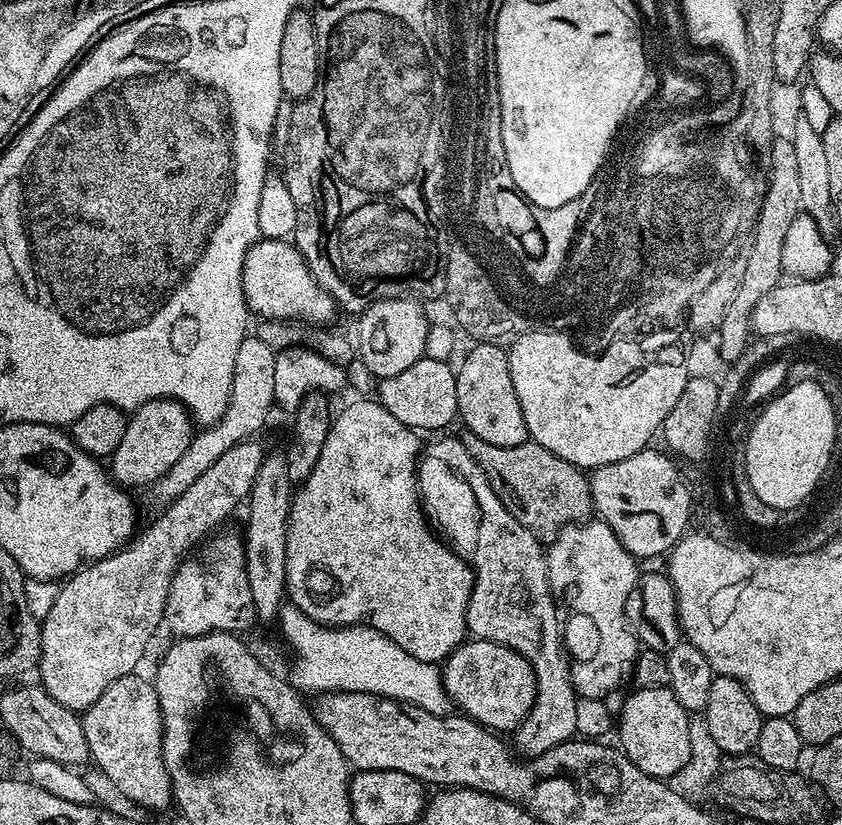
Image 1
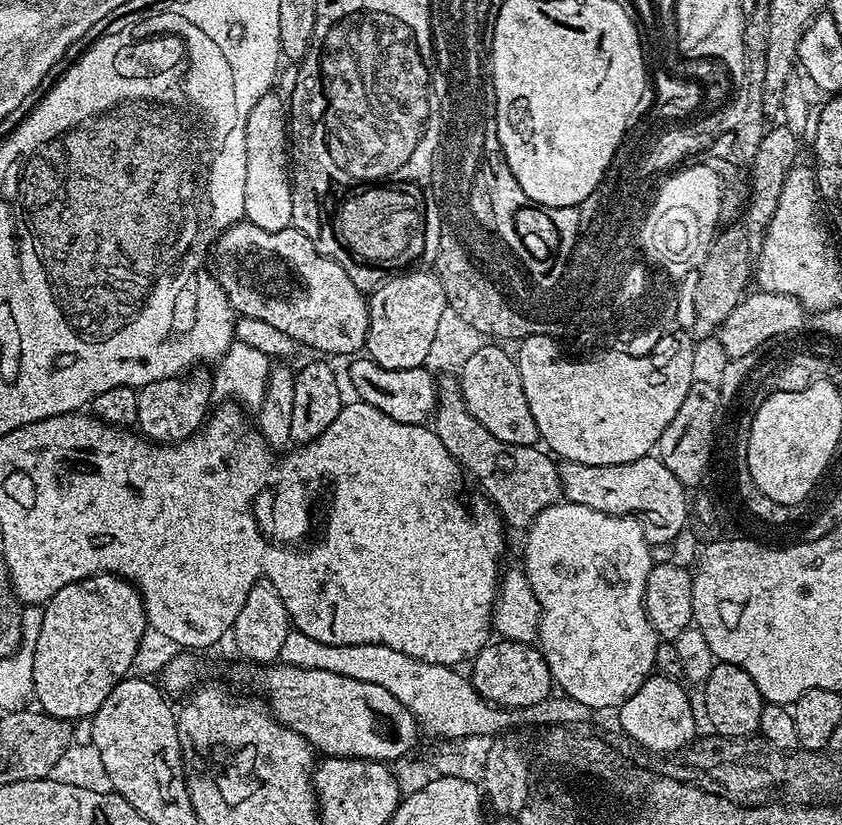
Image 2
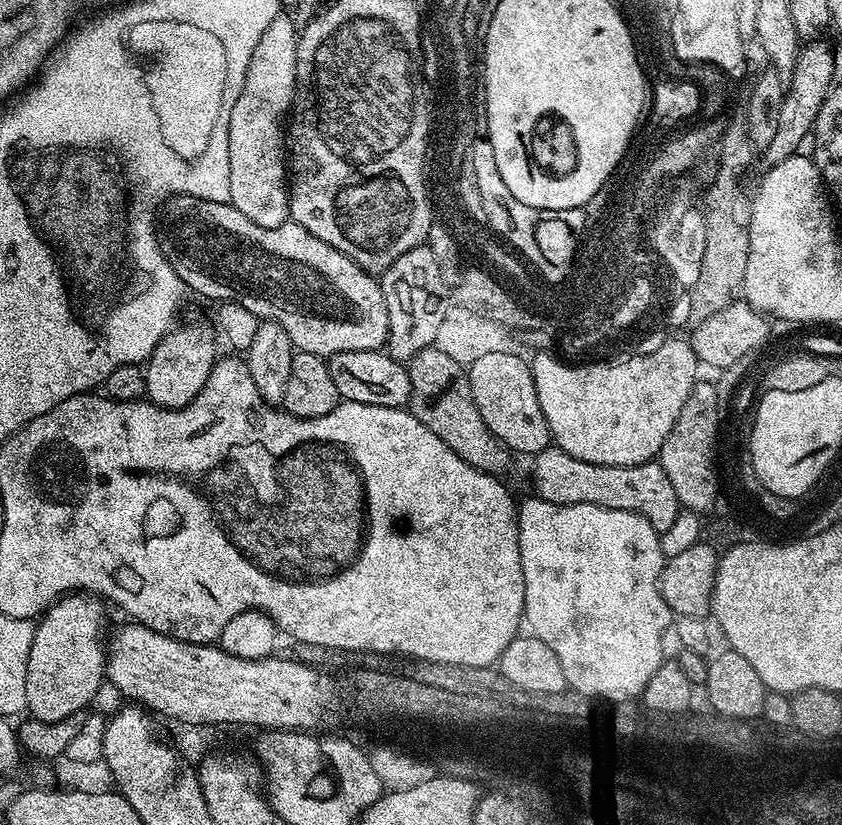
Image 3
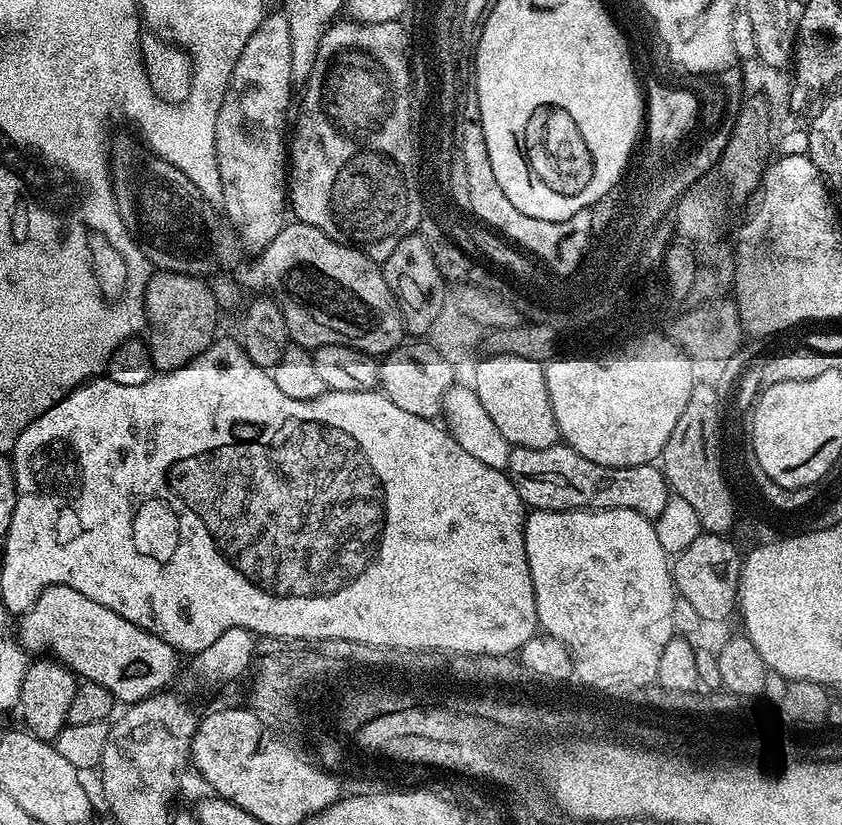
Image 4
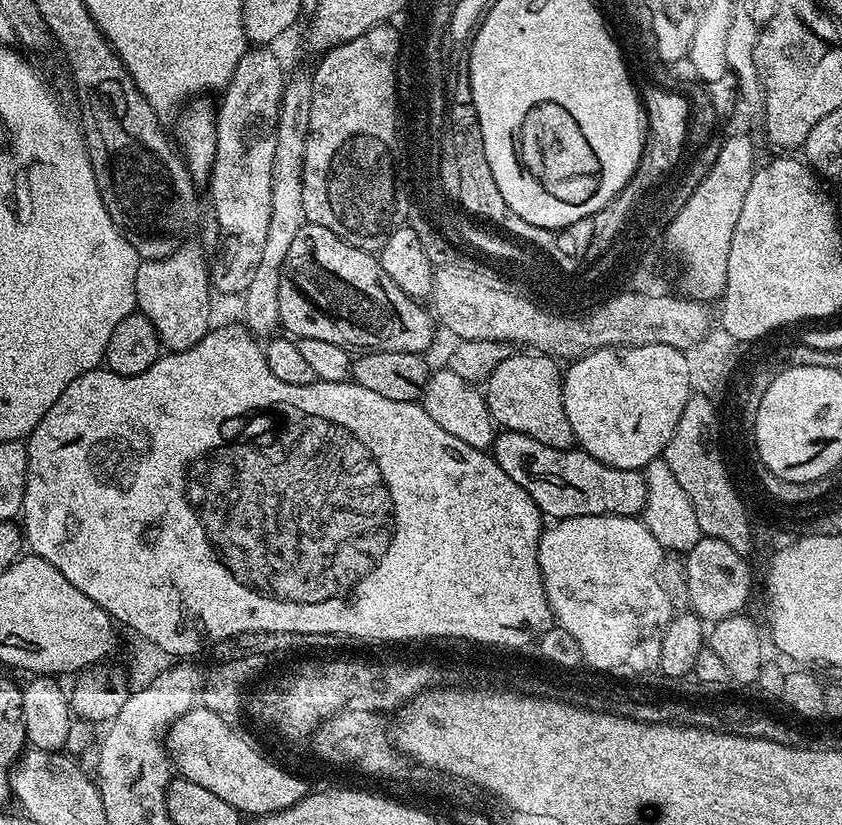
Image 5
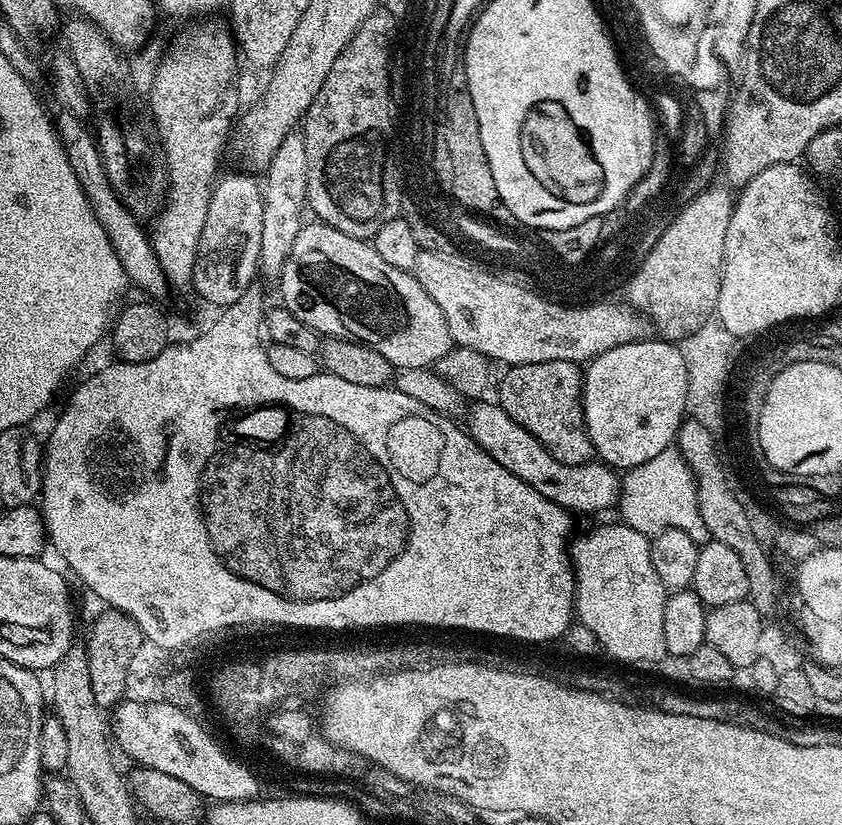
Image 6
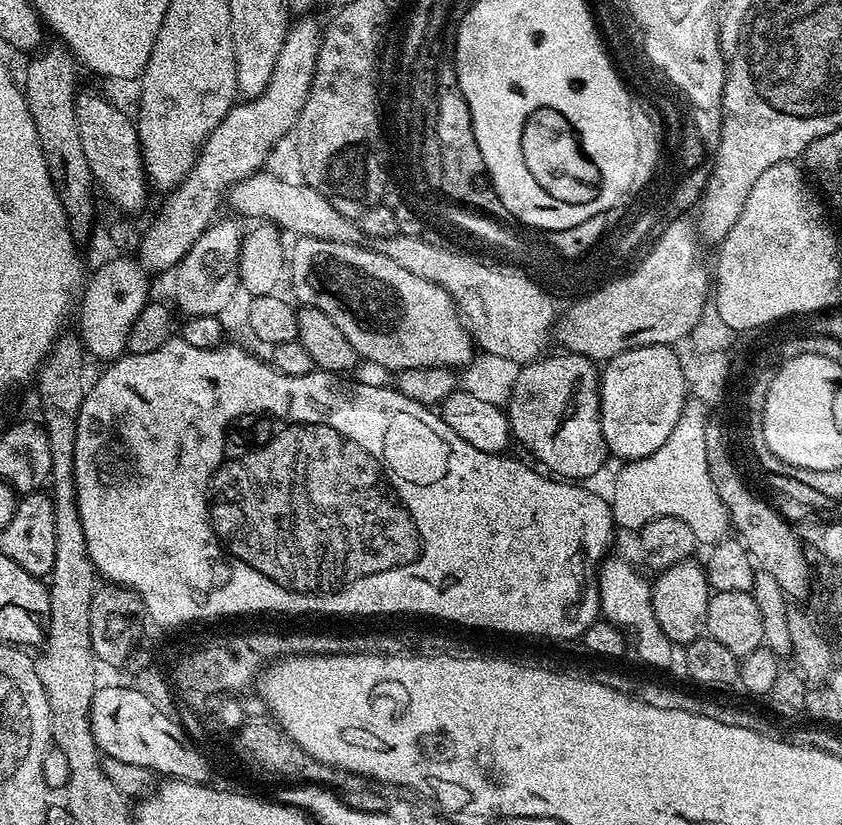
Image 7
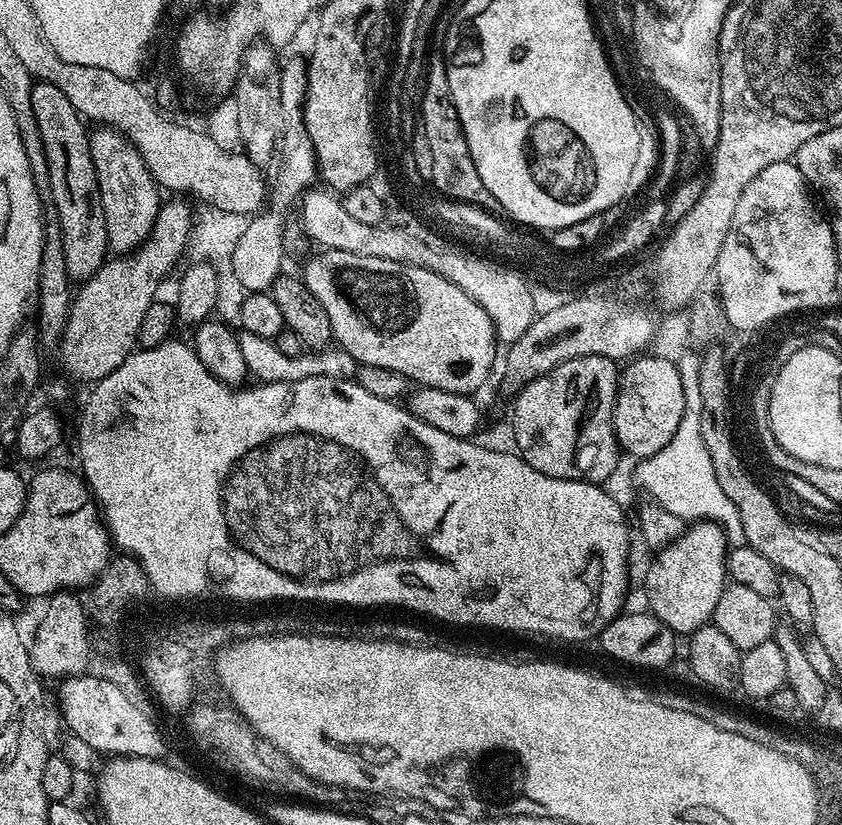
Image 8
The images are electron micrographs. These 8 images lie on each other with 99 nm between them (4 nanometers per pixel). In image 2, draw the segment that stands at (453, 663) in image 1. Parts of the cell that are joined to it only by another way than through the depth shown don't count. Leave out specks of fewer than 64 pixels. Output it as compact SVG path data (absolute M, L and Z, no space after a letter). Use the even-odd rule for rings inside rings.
M503 638L493 639L471 661L470 679L476 693L493 706L520 708L533 706L553 695L554 685L544 653L539 647Z

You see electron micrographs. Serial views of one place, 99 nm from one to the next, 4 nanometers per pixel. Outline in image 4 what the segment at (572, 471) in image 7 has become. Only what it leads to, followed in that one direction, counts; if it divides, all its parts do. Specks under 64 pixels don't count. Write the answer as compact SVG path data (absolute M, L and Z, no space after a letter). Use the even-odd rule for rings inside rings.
M485 355L476 368L476 377L470 384L476 389L483 409L498 426L502 437L512 448L546 450L561 443L558 422L550 406L550 390L546 386L544 365L530 362L530 358Z

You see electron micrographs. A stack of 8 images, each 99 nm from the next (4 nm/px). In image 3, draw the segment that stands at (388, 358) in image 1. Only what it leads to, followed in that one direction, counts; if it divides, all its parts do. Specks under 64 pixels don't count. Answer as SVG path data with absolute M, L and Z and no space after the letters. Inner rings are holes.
M426 246L406 250L398 262L394 262L382 274L382 287L388 311L388 343L386 351L398 361L407 362L417 356L424 348L437 343L440 328L445 327L444 315L448 312L449 290L443 282L443 273L438 268L437 259L432 250Z

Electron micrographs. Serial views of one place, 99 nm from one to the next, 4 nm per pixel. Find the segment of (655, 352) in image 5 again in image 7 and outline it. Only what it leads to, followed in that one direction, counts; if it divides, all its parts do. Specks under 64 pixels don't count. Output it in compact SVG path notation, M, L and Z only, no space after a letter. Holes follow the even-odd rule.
M667 344L642 346L607 361L600 374L600 421L609 453L617 456L620 462L654 454L654 450L670 438L670 430L674 430L688 395L688 383L684 380L675 347Z

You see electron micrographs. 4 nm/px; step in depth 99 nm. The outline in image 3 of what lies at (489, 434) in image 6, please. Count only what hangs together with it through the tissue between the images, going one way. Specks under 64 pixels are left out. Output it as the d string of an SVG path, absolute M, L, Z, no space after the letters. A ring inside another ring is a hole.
M555 446L543 448L536 453L532 464L532 484L536 487L535 495L546 502L555 504L593 504L614 510L636 512L646 517L656 532L665 532L674 526L674 518L682 511L678 498L674 494L674 486L670 486L670 478L666 478L666 470L662 470L659 462L649 462L638 466L602 466L582 462L582 458L574 458Z

